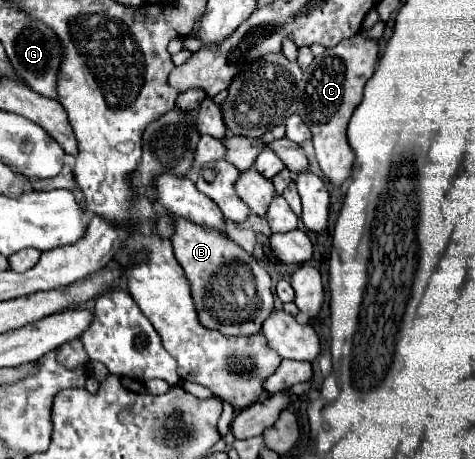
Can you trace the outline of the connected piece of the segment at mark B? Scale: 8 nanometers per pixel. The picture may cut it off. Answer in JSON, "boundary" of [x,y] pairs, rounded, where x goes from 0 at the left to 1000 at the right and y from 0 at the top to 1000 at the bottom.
{"boundary":[[[368,477],[360,529],[373,569],[402,612],[402,638],[423,704],[440,717],[465,721],[469,730],[549,725],[554,699],[575,682],[575,638],[571,603],[541,564],[482,516],[389,477]]]}

